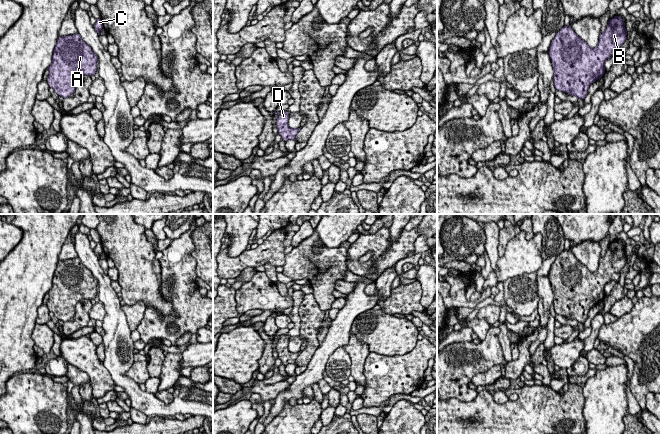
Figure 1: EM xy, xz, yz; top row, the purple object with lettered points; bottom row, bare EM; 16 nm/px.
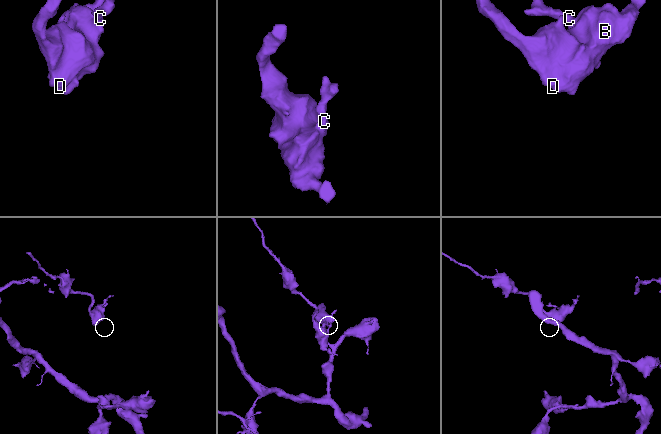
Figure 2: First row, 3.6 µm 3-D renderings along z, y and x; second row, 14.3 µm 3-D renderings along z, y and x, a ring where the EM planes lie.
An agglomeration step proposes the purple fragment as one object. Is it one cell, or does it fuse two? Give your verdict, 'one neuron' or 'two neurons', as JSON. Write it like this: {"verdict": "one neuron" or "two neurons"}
{"verdict": "one neuron"}

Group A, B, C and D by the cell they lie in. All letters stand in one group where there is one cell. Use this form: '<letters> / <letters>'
A B C D

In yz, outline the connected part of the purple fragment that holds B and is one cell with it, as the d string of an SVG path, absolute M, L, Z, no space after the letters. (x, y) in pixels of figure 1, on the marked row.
M619 15L609 20L606 30L600 33L599 43L596 48L591 48L582 40L570 27L570 24L561 28L553 38L549 48L556 90L584 99L589 86L604 75L605 61L612 56L611 53L614 49L621 47L626 40L626 35L625 21Z

